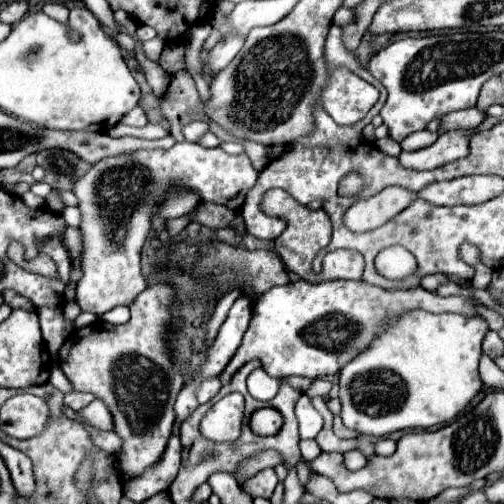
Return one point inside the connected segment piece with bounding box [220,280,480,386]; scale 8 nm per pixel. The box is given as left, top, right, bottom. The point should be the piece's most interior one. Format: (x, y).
(301, 329)

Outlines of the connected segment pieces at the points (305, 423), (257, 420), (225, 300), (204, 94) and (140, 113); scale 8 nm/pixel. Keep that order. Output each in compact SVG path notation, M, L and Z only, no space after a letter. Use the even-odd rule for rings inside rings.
M302 394L296 404L296 418L300 424L302 438L316 438L316 434L322 430L322 416L314 410L314 406L306 394Z
M262 408L252 414L249 427L257 435L272 436L282 428L282 422L284 420L282 420L280 412L276 412L272 408Z
M234 289L231 292L223 295L217 302L216 308L209 321L207 327L206 338L209 343L212 343L218 334L220 326L223 324L227 317L227 314L235 302L235 300L240 296L242 291L240 289Z
M186 69L186 70L190 73L192 78L194 78L196 88L198 90L201 100L204 103L206 103L209 100L210 95L211 95L208 84L198 74L196 74L188 69Z
M136 106L134 110L130 110L120 122L126 124L126 126L146 126L146 124L148 124L146 114L144 114L144 110L142 110L140 106Z

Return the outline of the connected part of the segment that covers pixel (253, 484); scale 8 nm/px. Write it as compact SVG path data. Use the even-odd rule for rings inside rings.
M264 468L260 470L256 476L252 476L242 488L250 494L250 496L262 496L262 498L270 498L274 488L278 484L278 478L276 478L276 472L274 468Z

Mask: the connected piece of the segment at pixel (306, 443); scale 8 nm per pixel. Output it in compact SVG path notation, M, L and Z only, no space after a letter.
M300 440L300 450L302 450L302 456L304 460L314 460L316 456L320 456L320 446L314 442L314 440Z

